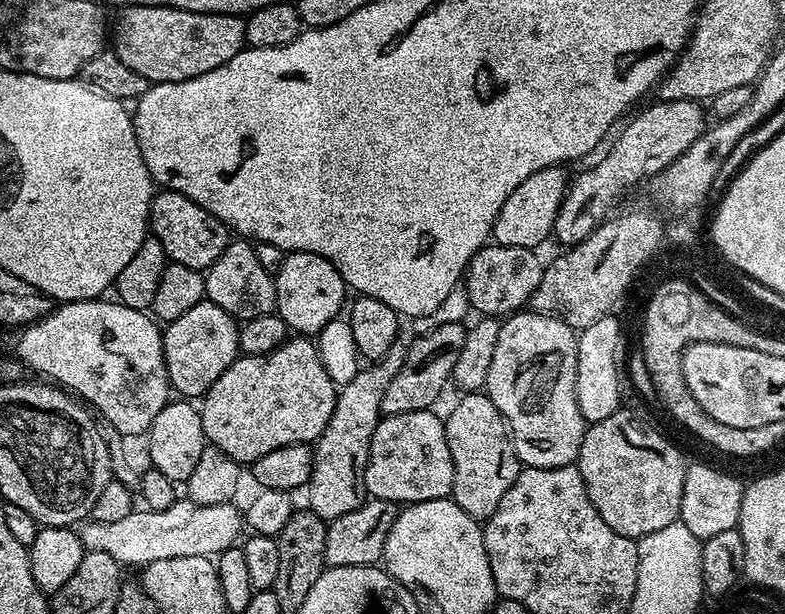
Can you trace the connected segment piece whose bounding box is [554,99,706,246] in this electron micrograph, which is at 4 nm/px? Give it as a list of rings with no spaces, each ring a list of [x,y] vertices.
[[[665,99],[663,103],[652,104],[649,108],[641,107],[631,117],[633,120],[619,129],[620,137],[613,142],[612,149],[597,162],[596,168],[586,169],[577,180],[575,177],[569,183],[554,229],[555,239],[560,239],[564,246],[581,244],[604,223],[613,211],[611,208],[619,202],[620,195],[627,188],[642,183],[647,176],[648,179],[655,177],[656,173],[670,166],[670,162],[678,159],[704,133],[706,121],[704,112],[700,109],[703,107],[697,101]]]

